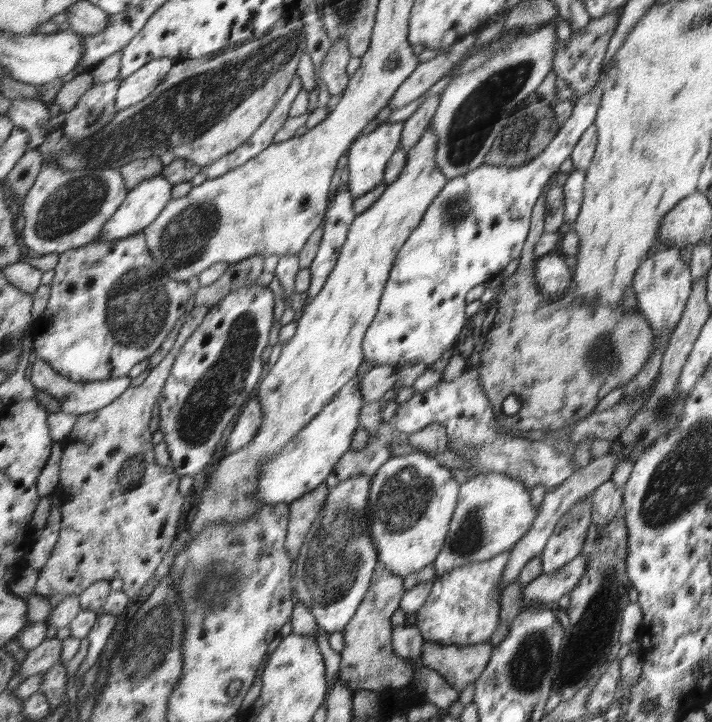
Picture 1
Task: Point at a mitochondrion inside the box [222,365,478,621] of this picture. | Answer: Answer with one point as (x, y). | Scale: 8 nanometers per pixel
(334, 554)

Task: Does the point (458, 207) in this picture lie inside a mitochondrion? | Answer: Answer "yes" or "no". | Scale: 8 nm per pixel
yes

